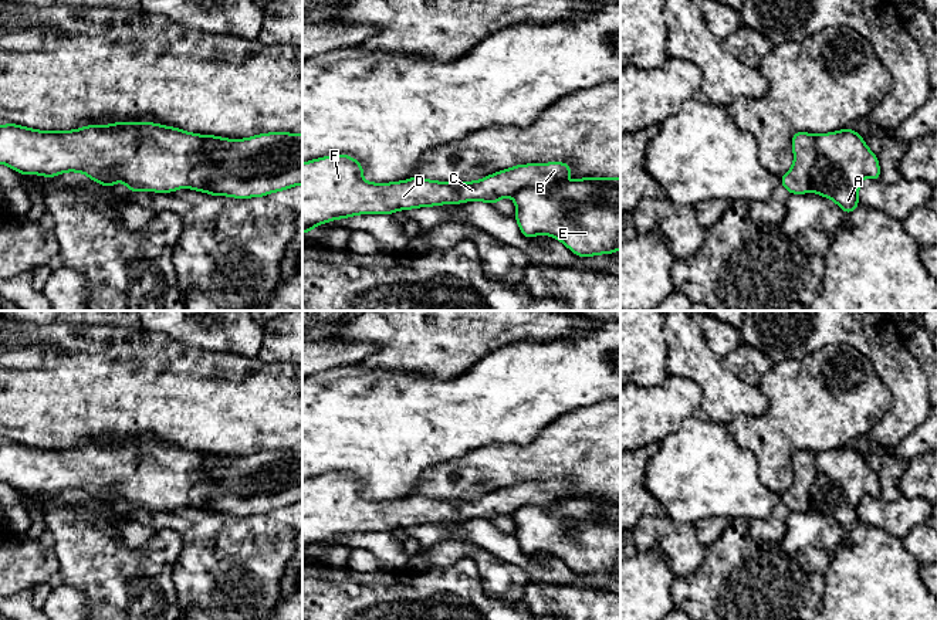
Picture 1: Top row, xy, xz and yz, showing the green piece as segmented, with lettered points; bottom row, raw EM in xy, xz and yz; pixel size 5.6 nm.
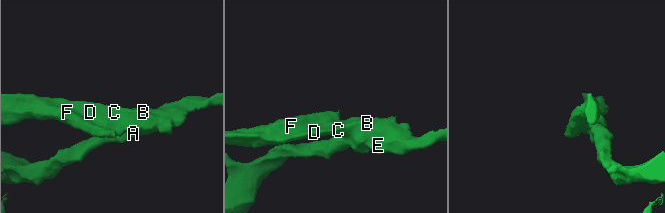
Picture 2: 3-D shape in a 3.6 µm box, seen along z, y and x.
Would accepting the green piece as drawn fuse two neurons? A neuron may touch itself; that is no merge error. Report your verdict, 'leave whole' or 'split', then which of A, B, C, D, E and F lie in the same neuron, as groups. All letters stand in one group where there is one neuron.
split; groups A E / B C D F

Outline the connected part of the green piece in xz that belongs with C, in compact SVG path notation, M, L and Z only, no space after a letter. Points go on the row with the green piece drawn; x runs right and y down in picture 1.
M329 155L302 163L302 231L305 234L311 233L315 226L356 214L392 214L398 210L463 201L495 204L504 197L513 197L522 187L547 187L559 183L571 175L571 165L562 162L518 165L474 182L410 177L402 182L371 183L362 177L362 172L363 166L348 155Z

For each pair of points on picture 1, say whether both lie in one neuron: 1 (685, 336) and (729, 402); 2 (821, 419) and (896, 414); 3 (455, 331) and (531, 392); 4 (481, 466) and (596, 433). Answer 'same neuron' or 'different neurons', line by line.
1: same neuron
2: different neurons
3: different neurons
4: same neuron

